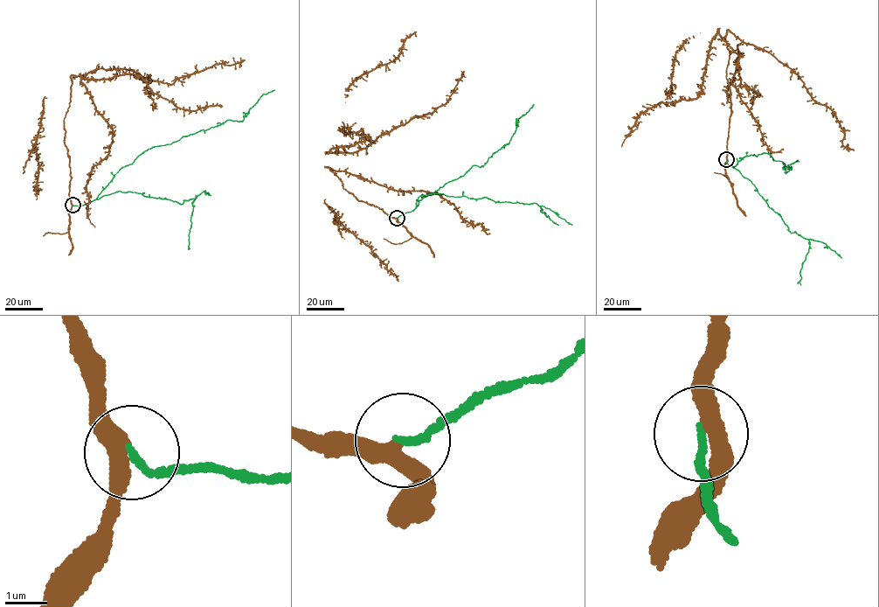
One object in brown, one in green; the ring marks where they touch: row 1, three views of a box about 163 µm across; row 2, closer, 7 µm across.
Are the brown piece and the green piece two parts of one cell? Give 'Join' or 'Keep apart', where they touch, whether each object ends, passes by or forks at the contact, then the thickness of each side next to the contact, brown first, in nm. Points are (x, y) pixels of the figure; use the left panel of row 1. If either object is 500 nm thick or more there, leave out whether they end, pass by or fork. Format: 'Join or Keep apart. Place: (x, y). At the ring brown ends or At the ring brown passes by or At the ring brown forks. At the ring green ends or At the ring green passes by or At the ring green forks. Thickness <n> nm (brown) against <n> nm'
Join. Place: (72, 205). At the ring brown passes by. At the ring green ends. Thickness 360 nm (brown) against 170 nm

